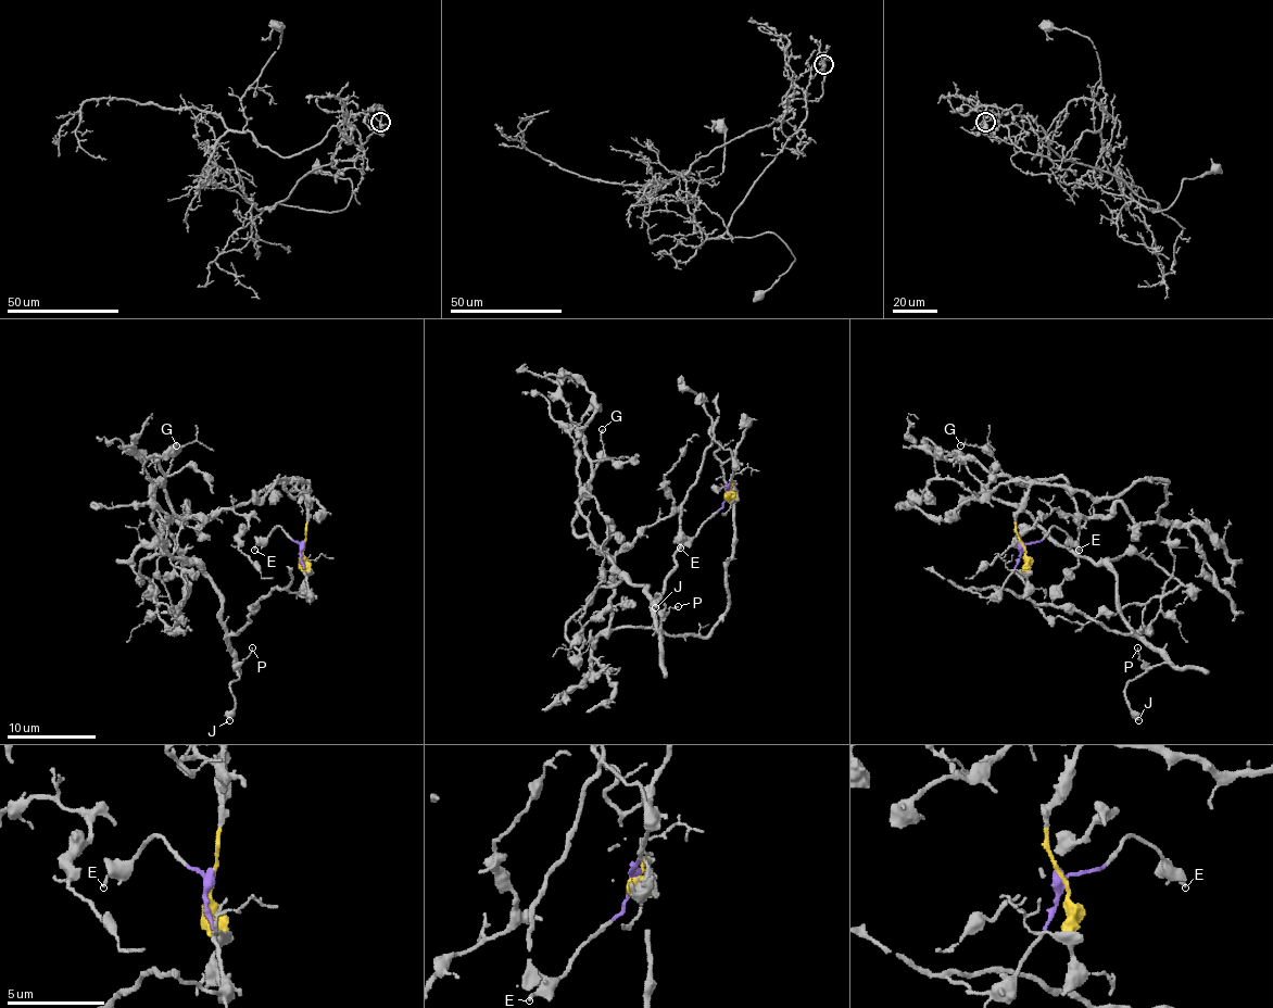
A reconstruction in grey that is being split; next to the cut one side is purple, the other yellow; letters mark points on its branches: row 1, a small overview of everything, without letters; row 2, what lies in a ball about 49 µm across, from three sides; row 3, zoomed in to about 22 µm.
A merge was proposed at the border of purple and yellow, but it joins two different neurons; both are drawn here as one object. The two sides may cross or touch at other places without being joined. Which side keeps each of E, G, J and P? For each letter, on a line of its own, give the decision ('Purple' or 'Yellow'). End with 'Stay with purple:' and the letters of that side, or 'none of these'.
E: Purple
G: Yellow
J: Purple
P: Purple
Stay with purple: E, J, P

